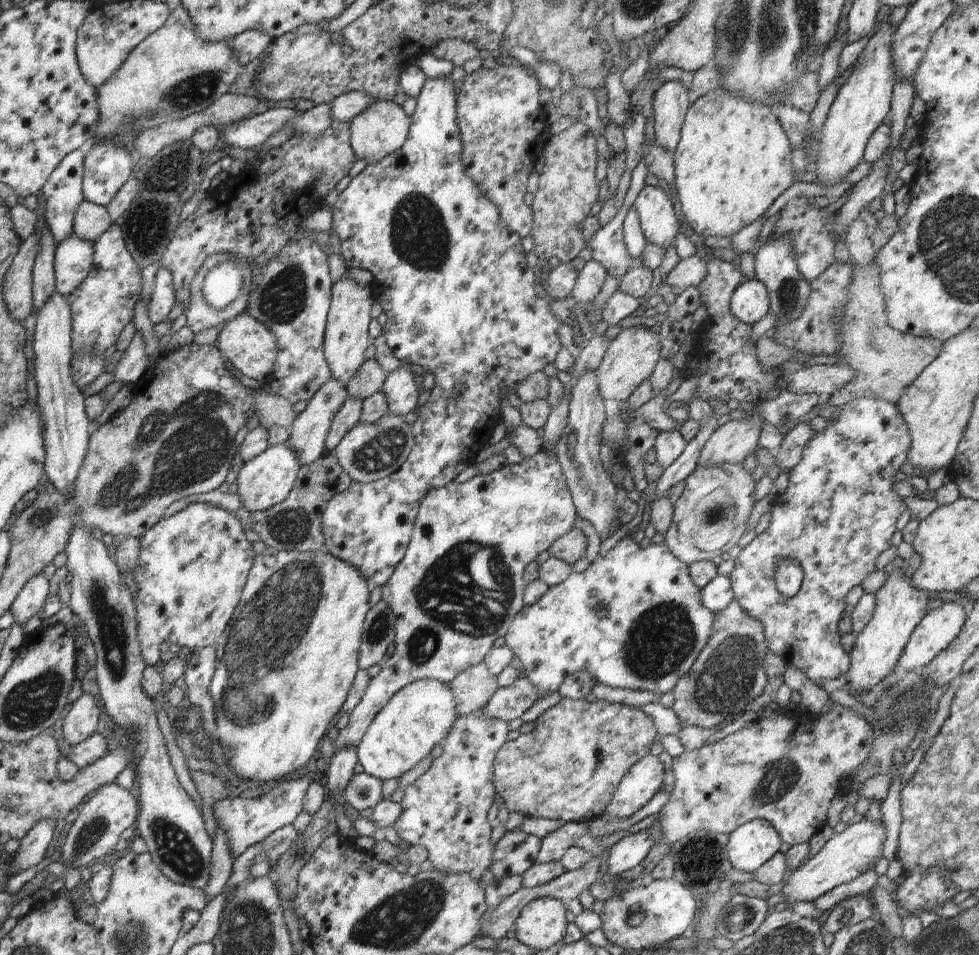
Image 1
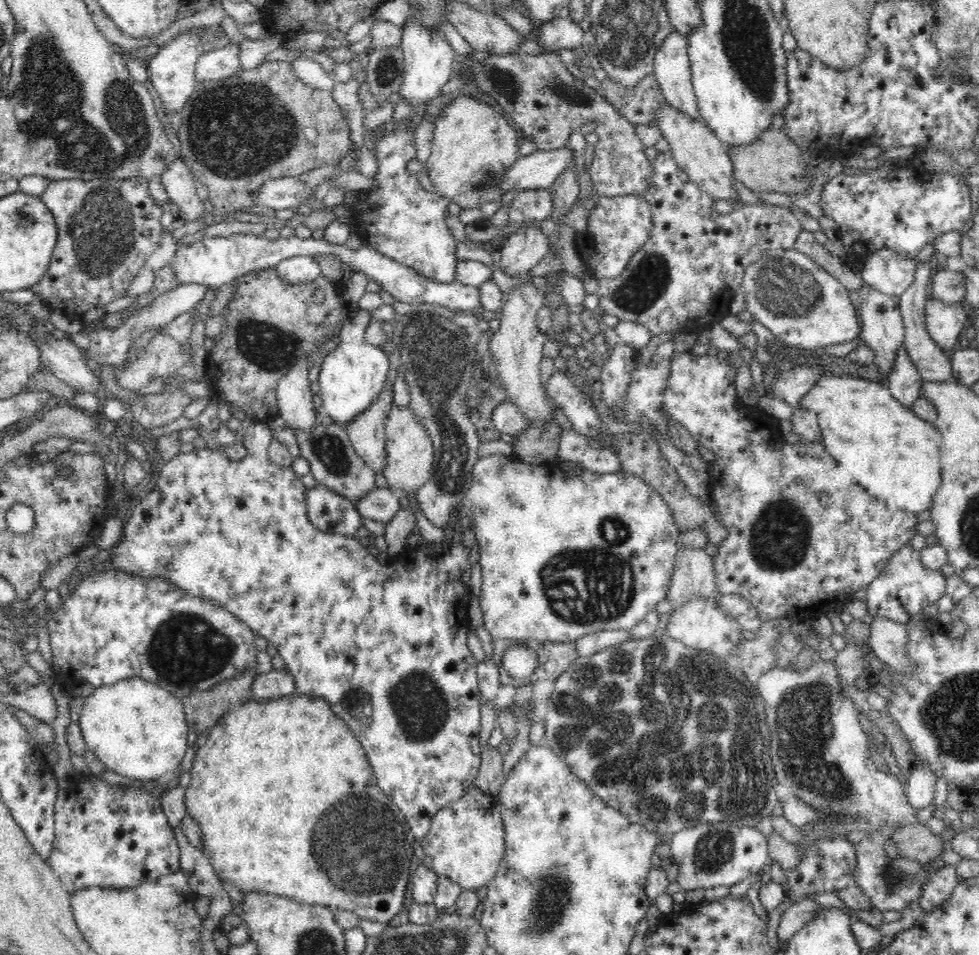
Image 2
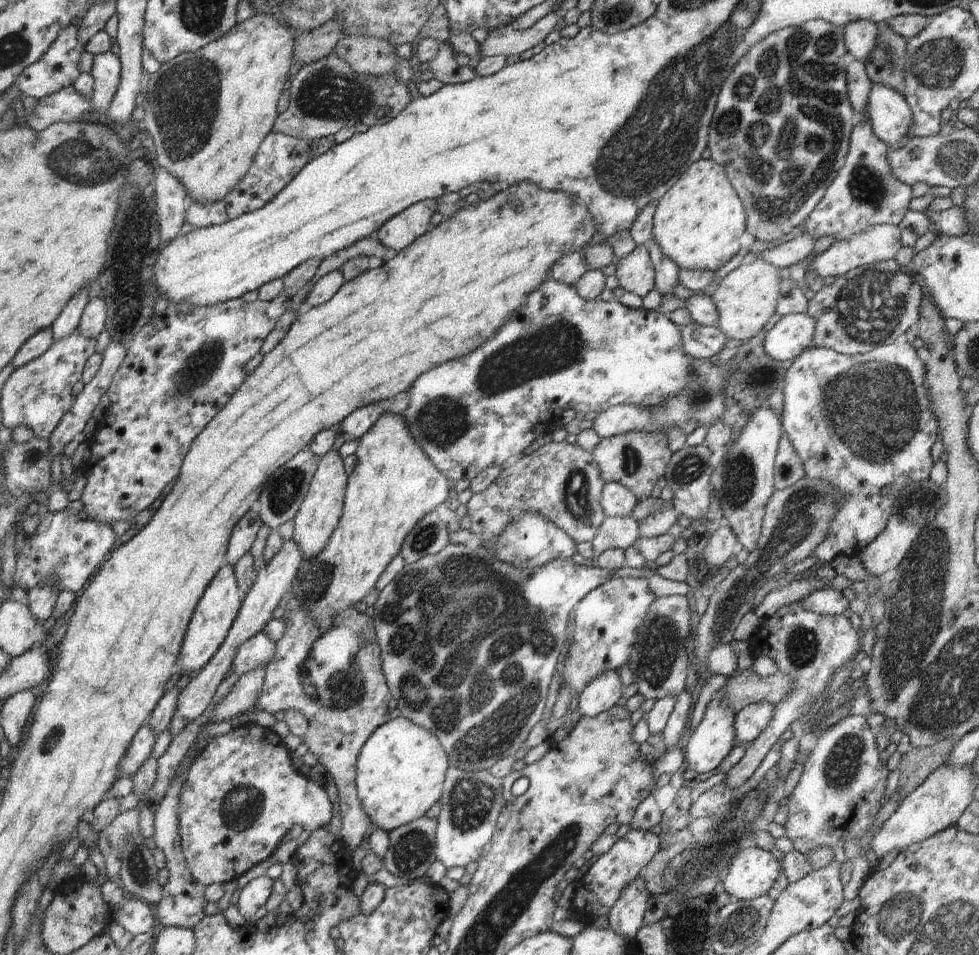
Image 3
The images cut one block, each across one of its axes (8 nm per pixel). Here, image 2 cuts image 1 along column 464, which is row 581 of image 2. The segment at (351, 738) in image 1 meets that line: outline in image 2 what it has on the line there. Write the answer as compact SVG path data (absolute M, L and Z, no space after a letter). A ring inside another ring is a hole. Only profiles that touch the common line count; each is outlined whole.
M488 454L478 458L472 469L472 484L457 505L457 522L461 528L472 528L475 542L480 551L480 568L482 569L482 590L480 590L480 610L483 627L492 639L510 640L510 644L530 644L531 640L540 642L575 642L582 636L599 631L628 631L655 610L657 604L666 599L672 574L676 563L677 536L680 533L671 508L664 502L659 492L641 478L622 472L600 474L582 469L579 475L566 474L558 463L552 465L531 465L522 462L513 455Z

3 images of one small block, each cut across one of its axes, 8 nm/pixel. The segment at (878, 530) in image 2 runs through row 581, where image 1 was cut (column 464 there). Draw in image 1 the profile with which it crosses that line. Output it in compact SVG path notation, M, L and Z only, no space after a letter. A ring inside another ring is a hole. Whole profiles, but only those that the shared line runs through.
M482 709L467 716L458 715L448 735L442 742L442 754L433 760L428 772L424 772L416 782L406 788L400 802L401 814L393 825L402 844L408 847L417 845L426 848L429 862L440 873L465 873L473 880L481 882L487 870L491 869L494 850L492 844L492 823L487 820L487 813L494 802L494 762L498 750L507 742L509 726L505 721L487 717Z

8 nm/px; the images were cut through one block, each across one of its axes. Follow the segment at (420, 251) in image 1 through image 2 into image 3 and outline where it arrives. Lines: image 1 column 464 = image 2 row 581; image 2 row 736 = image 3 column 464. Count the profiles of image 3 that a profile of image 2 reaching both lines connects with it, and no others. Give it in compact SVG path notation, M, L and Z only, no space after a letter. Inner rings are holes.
M546 278L537 291L528 295L527 303L480 348L469 355L438 365L420 375L404 394L410 398L410 401L408 408L401 415L405 418L405 423L417 445L422 448L426 456L447 479L452 483L458 480L472 480L481 470L492 465L502 465L510 456L522 454L540 434L552 432L564 410L572 408L576 412L585 412L585 414L588 412L601 413L614 405L638 405L656 409L666 399L677 395L689 383L694 370L690 362L692 362L692 357L685 352L680 328L667 315L663 315L660 311L647 311L643 308L632 310L626 308L619 300L609 302L599 298L586 300L576 292L573 285Z

